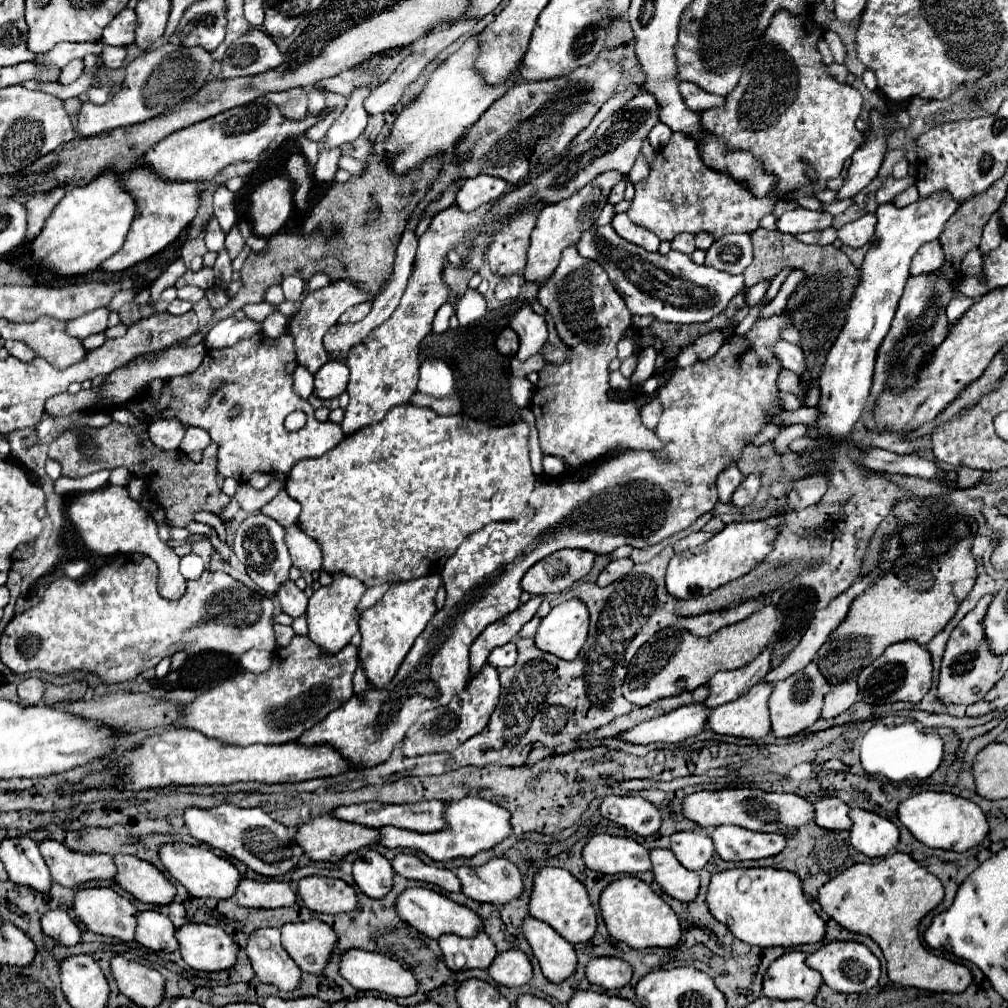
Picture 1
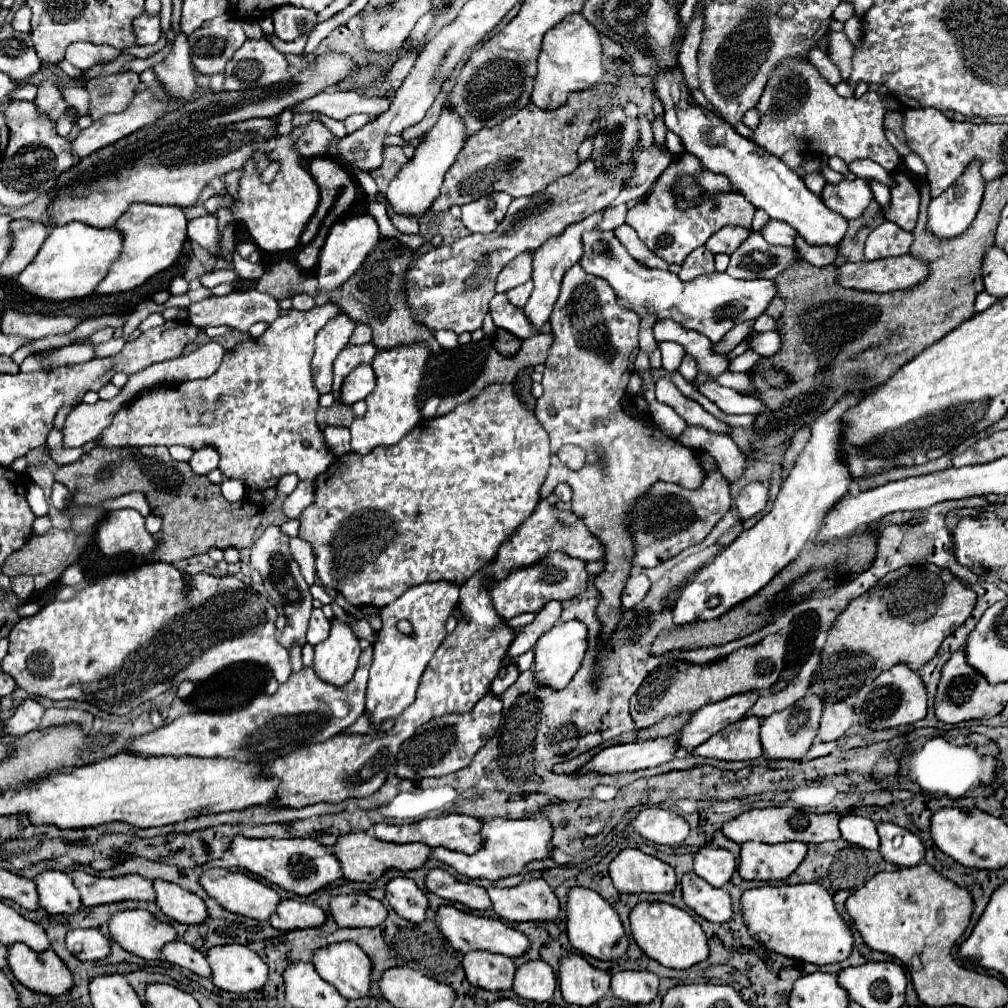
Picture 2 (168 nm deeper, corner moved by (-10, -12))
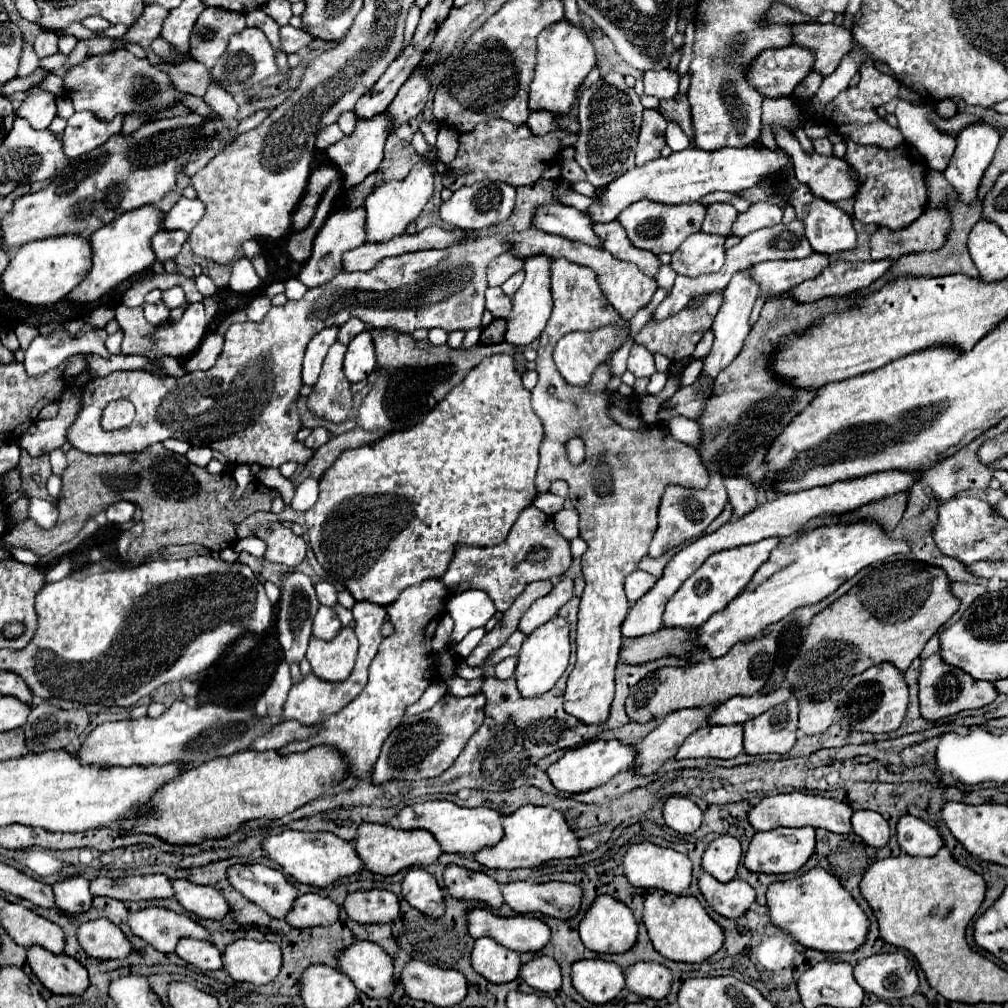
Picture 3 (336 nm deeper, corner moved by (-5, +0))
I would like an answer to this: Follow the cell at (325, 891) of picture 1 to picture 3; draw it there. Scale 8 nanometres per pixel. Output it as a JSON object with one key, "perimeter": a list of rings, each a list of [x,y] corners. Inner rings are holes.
{"perimeter":[[[357,890],[347,894],[343,902],[343,910],[347,916],[359,924],[369,924],[369,922],[389,922],[397,918],[399,914],[399,900],[393,892],[389,890]]]}

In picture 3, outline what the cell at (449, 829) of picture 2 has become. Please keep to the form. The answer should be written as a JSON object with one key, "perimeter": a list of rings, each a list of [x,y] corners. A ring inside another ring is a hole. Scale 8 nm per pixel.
{"perimeter":[[[429,800],[405,806],[391,820],[391,826],[401,830],[417,830],[417,828],[429,830],[439,842],[439,846],[443,846],[443,852],[461,852],[461,854],[473,854],[479,848],[493,846],[503,838],[499,812],[491,808],[461,808],[449,800]]]}

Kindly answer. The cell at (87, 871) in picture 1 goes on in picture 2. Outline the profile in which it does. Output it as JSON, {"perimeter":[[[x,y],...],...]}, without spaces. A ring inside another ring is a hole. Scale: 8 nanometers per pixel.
{"perimeter":[[[72,872],[70,876],[76,888],[80,890],[84,906],[112,904],[112,902],[124,902],[124,900],[136,900],[136,902],[156,900],[152,880],[146,880],[142,876],[98,878],[86,872]]]}

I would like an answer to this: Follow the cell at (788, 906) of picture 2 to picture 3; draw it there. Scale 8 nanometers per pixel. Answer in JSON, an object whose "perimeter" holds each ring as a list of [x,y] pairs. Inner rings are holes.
{"perimeter":[[[813,868],[793,880],[771,882],[767,886],[767,910],[777,928],[793,936],[801,946],[821,952],[855,952],[869,930],[865,912],[839,880],[823,868]]]}

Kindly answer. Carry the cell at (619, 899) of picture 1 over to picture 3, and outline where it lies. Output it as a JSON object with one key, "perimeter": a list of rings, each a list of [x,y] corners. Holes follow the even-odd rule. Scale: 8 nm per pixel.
{"perimeter":[[[661,890],[647,894],[643,904],[643,924],[647,928],[649,940],[653,942],[653,948],[661,956],[677,962],[703,962],[715,954],[723,942],[723,930],[711,920],[705,906],[687,894],[675,896]]]}

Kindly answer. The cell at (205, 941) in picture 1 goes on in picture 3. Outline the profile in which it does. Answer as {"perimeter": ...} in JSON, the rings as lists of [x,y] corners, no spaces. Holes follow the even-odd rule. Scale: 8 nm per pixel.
{"perimeter":[[[235,940],[221,956],[223,968],[237,982],[269,984],[281,968],[281,948],[273,942]]]}

